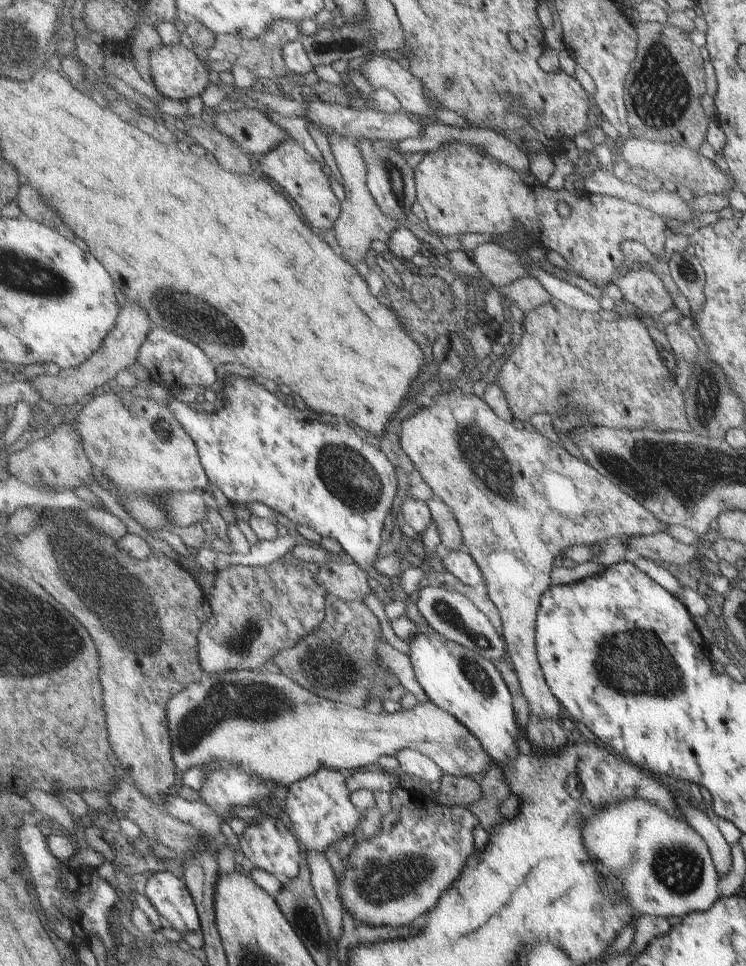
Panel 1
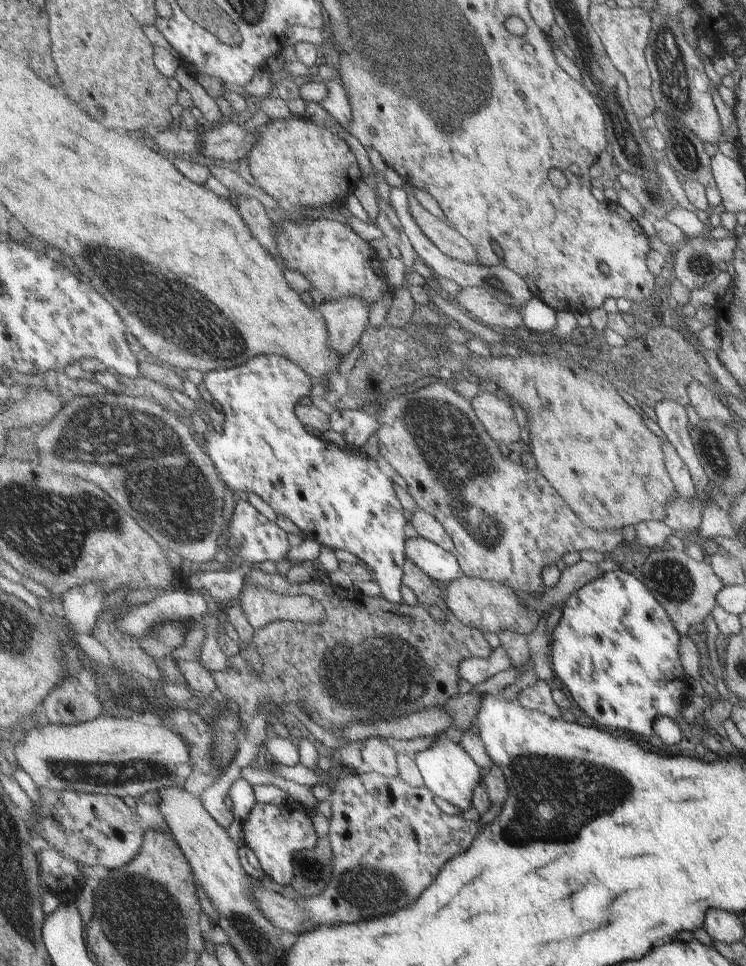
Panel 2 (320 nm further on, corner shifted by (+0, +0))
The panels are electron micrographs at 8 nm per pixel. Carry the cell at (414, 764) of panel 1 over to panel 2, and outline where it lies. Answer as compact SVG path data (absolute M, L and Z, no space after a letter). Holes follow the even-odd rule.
M450 739L436 740L425 751L416 754L416 760L425 776L427 786L440 800L448 801L453 808L458 807L462 811L475 807L475 792L485 780L486 770L476 764L472 754L466 752L462 744L453 743Z

